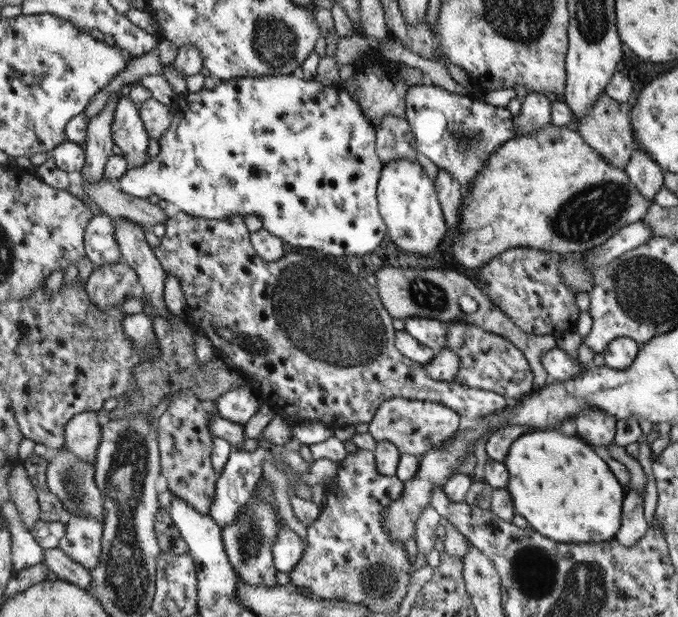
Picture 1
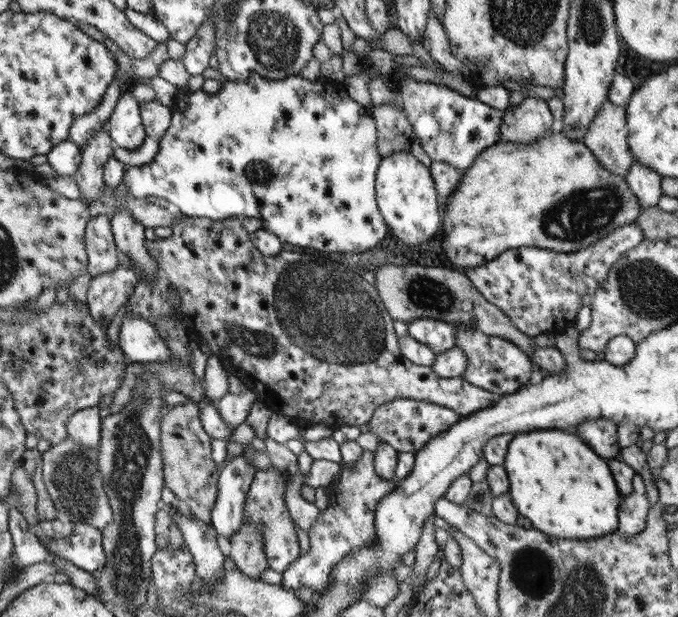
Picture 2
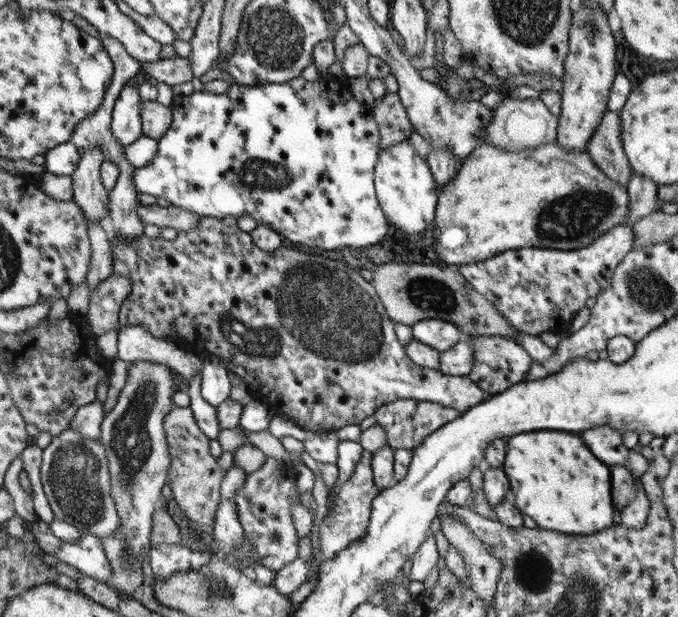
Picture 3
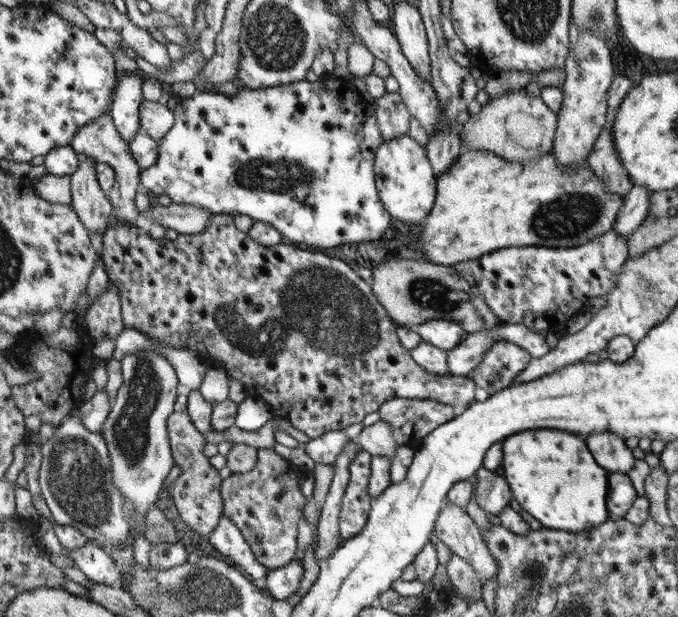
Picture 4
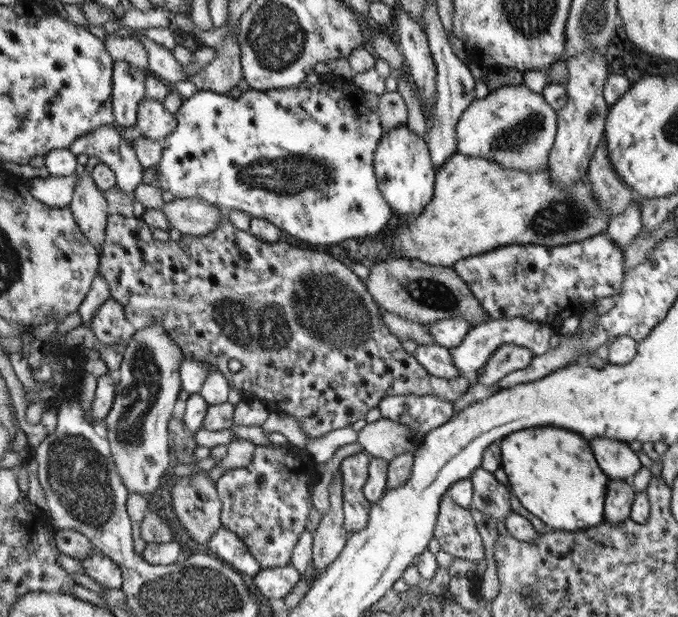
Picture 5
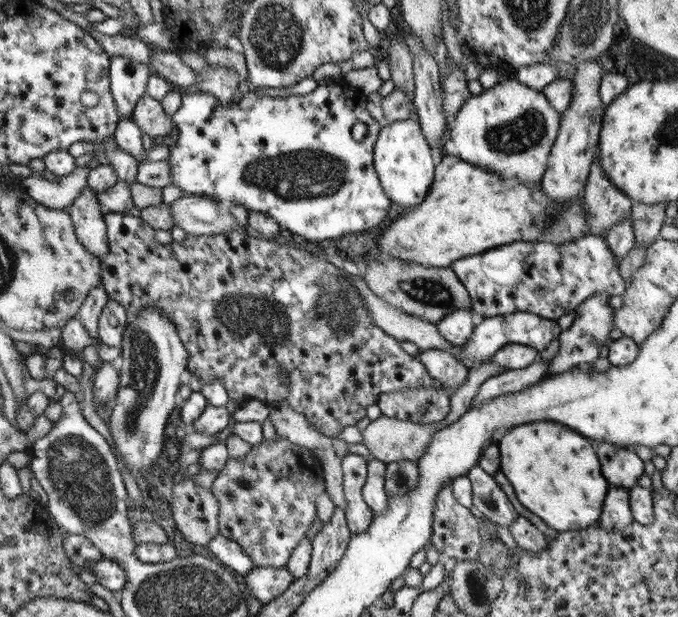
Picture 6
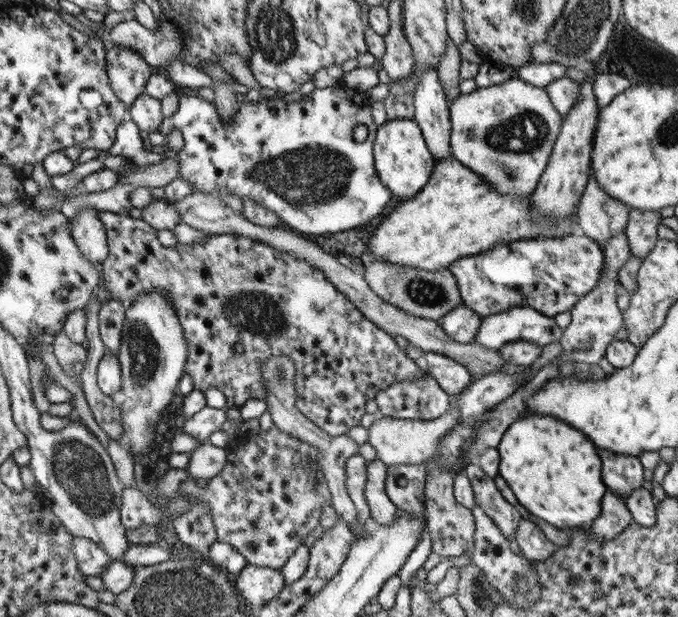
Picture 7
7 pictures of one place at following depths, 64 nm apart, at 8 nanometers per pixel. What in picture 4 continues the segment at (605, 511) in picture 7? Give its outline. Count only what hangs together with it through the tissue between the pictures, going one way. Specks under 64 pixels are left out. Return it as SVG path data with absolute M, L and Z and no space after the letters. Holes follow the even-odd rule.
M614 472L609 474L608 498L606 507L612 518L625 518L628 509L637 499L637 490L634 488L628 474Z

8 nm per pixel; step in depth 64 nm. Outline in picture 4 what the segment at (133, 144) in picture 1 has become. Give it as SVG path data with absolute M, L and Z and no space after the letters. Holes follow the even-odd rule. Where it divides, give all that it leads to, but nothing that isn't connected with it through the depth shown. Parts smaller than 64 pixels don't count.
M136 72L120 78L110 106L112 122L118 134L129 143L141 131L139 106L144 99L142 85L143 81Z

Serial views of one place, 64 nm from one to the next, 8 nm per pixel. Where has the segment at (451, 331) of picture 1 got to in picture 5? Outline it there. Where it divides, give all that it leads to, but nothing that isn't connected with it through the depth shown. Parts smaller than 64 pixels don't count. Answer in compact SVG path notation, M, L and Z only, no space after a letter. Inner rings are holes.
M503 344L488 357L488 361L482 367L482 377L478 382L490 390L496 391L496 384L504 376L526 368L535 354L529 348L517 344Z

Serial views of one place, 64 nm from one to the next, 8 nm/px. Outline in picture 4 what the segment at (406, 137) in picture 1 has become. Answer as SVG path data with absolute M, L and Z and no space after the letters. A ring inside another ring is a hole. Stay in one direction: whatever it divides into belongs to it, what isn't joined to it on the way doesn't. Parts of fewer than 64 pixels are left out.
M399 92L386 93L380 98L373 99L372 105L384 140L392 140L408 134L412 117Z

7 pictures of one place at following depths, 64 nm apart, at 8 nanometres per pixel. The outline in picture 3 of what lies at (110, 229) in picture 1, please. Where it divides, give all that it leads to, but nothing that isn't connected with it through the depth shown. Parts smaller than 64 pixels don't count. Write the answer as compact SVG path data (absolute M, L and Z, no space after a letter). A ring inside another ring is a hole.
M100 219L92 221L88 225L88 238L92 246L91 270L88 271L87 283L90 288L96 289L102 280L108 279L113 273L114 253L112 243L106 235Z

